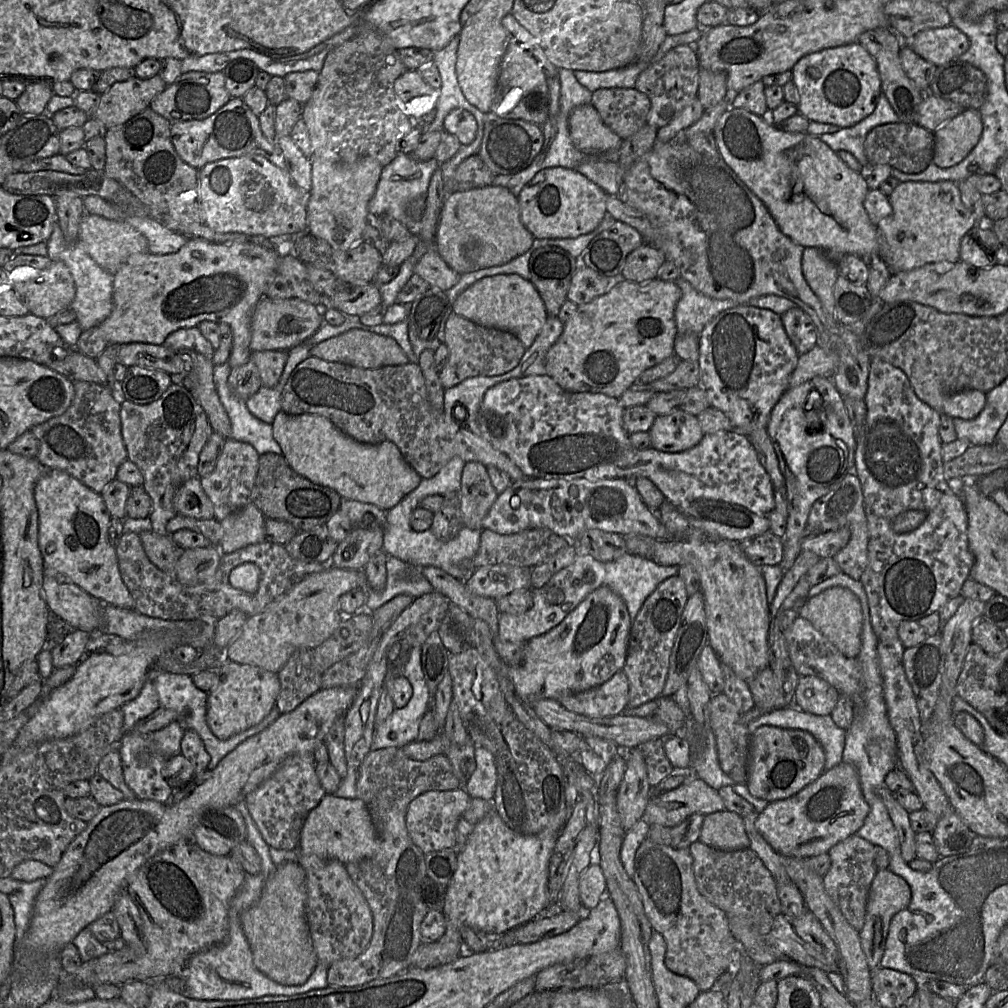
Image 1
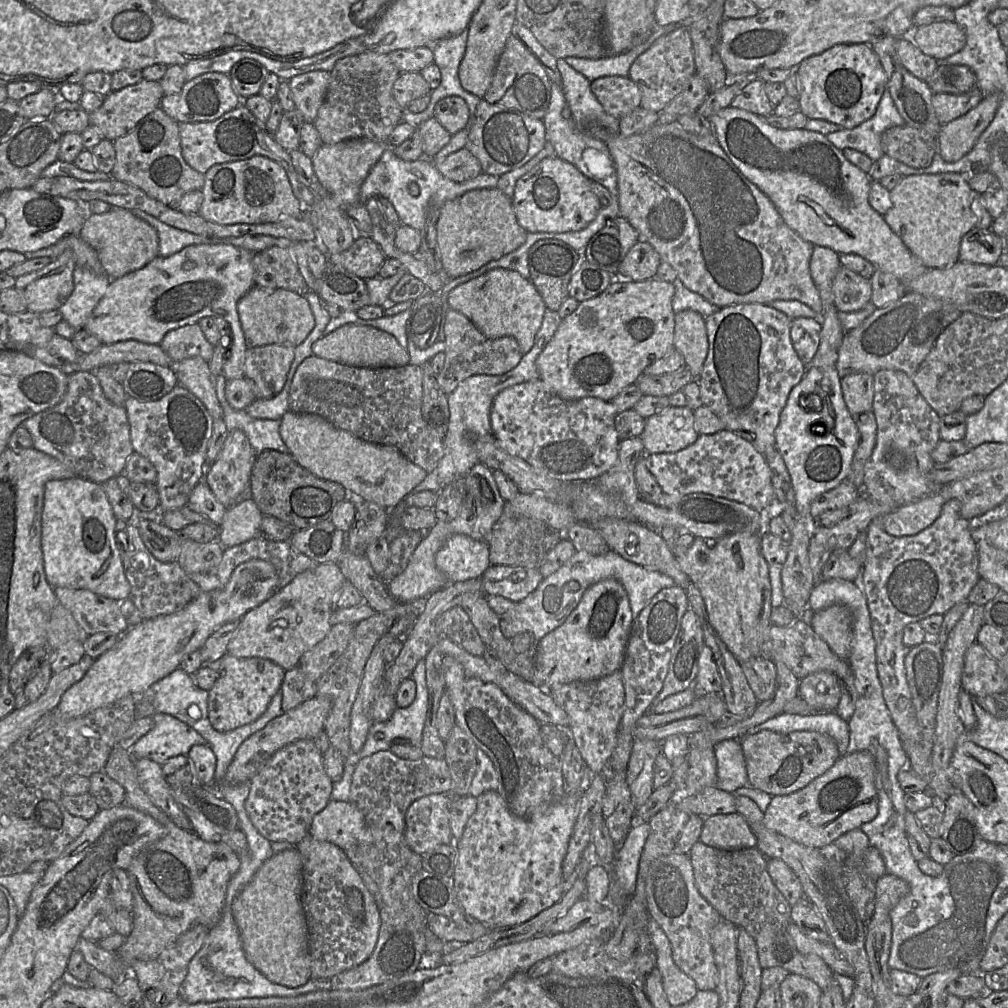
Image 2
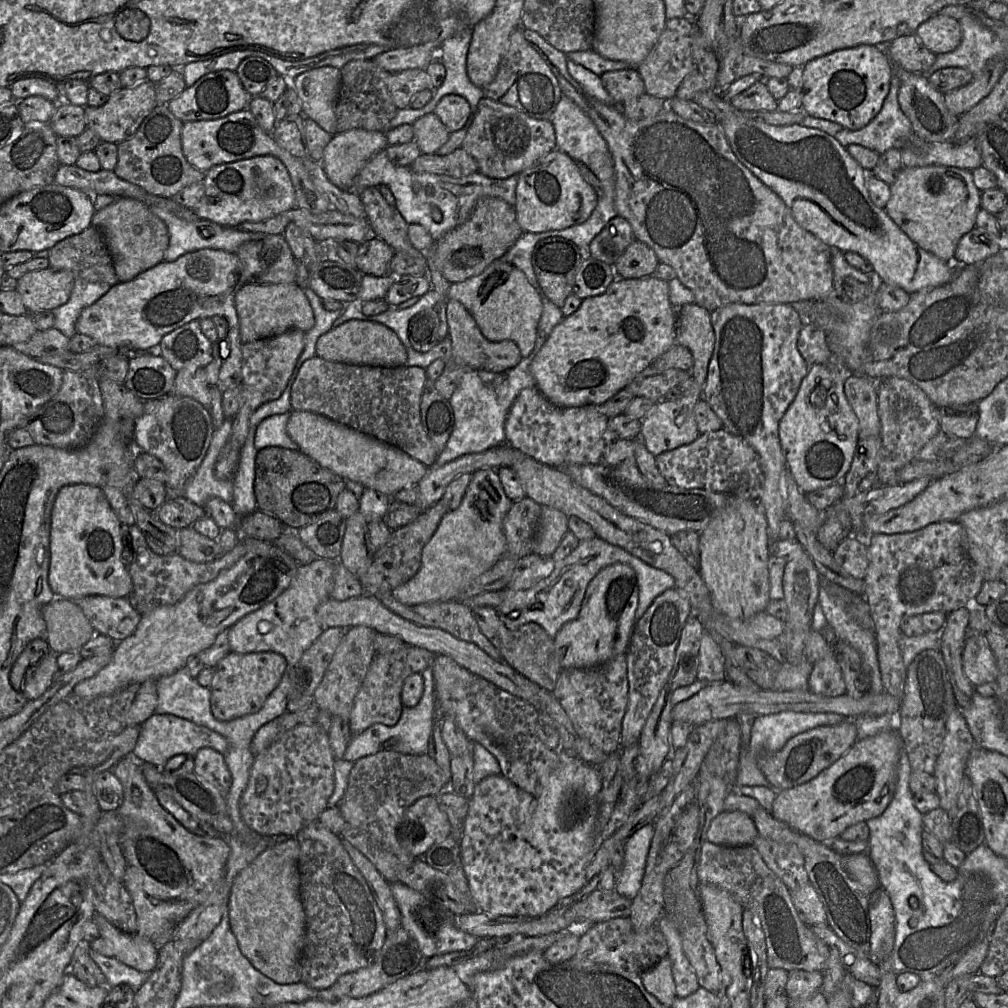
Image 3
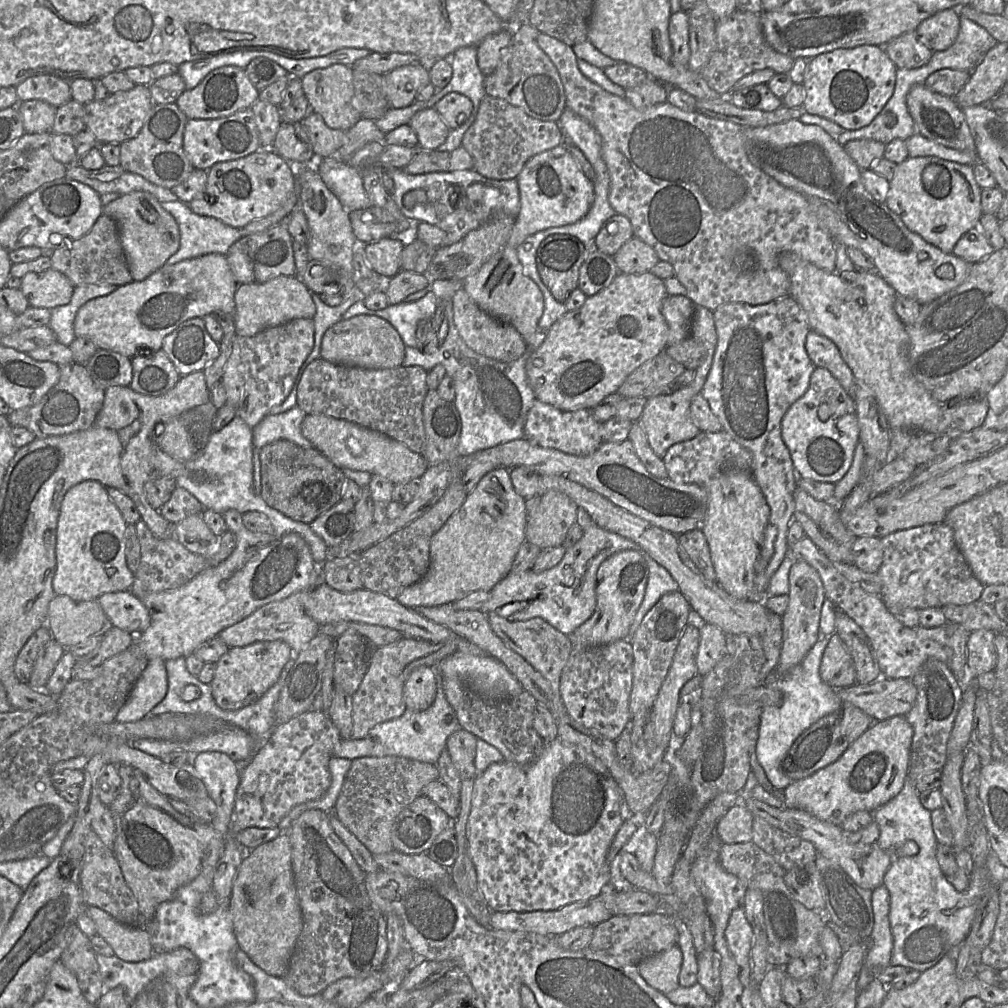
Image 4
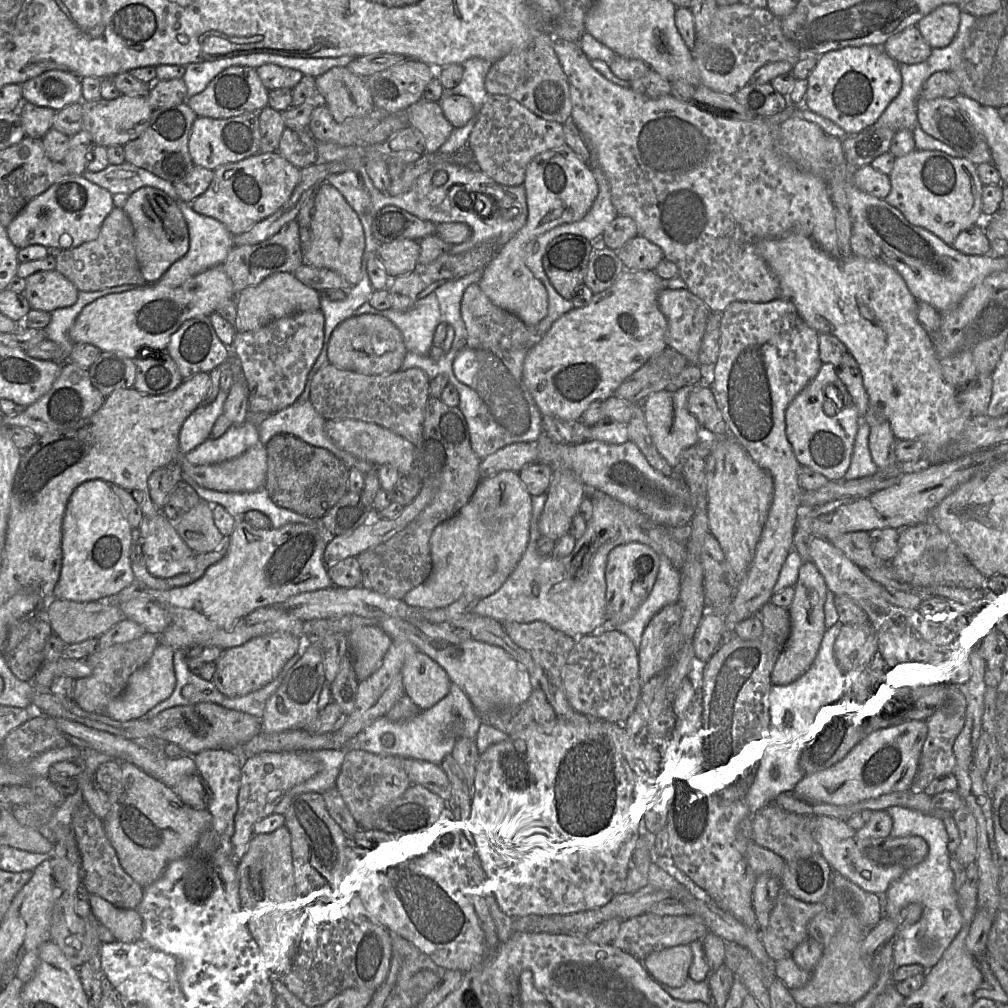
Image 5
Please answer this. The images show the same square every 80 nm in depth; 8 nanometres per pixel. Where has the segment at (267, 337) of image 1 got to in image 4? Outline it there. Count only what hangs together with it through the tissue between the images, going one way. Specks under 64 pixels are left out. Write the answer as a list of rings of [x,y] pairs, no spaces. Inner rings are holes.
[[[279,276],[265,283],[238,285],[234,296],[236,335],[250,337],[266,328],[281,325],[293,319],[313,319],[316,306],[311,293],[297,276]]]

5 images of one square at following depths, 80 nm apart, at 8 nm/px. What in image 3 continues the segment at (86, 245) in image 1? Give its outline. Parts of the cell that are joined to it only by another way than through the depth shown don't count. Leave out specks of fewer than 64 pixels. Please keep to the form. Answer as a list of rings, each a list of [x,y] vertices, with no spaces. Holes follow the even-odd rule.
[[[117,198],[111,205],[94,213],[91,226],[102,232],[119,282],[130,281],[164,261],[170,241],[168,228],[150,207],[136,199]]]

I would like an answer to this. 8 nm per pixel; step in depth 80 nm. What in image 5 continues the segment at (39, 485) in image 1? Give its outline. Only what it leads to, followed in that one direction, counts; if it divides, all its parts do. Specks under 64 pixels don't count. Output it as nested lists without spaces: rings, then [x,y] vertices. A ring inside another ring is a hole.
[[[88,480],[71,494],[62,522],[62,566],[53,597],[76,602],[92,602],[113,596],[135,581],[130,563],[132,527],[126,519],[111,485],[103,480]]]

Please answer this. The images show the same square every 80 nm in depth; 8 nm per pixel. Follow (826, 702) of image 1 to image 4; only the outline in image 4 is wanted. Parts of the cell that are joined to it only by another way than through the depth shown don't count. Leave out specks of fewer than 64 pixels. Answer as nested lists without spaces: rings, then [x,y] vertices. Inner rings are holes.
[[[836,633],[824,650],[819,671],[821,679],[837,690],[856,684],[853,659]]]

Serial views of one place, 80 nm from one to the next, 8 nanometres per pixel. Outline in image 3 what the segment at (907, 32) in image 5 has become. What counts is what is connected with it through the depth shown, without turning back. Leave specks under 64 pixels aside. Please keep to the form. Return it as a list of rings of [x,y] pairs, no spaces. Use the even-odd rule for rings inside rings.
[[[915,33],[900,36],[884,48],[894,66],[915,74],[926,73],[936,60],[936,55],[919,41]]]

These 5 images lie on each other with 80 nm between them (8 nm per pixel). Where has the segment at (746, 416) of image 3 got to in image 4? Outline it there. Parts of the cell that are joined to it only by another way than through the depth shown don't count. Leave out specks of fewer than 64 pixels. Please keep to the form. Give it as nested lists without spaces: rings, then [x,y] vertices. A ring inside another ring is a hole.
[[[791,296],[761,305],[728,303],[712,312],[717,332],[717,345],[710,371],[700,393],[720,421],[722,430],[751,452],[751,474],[770,507],[770,517],[756,563],[753,589],[748,599],[764,603],[769,596],[770,580],[786,558],[789,548],[788,527],[794,520],[794,492],[798,486],[799,476],[781,436],[781,421],[789,407],[807,390],[810,376],[816,368],[805,349],[806,336],[811,328],[804,310]]]

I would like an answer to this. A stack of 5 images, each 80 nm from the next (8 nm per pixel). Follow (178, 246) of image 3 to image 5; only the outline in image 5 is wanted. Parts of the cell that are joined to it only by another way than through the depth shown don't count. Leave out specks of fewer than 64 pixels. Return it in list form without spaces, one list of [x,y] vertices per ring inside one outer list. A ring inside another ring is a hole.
[[[178,203],[187,222],[190,246],[186,255],[174,262],[157,281],[170,288],[176,288],[192,276],[200,274],[212,267],[222,265],[234,247],[234,235],[220,221],[197,213],[189,203]]]

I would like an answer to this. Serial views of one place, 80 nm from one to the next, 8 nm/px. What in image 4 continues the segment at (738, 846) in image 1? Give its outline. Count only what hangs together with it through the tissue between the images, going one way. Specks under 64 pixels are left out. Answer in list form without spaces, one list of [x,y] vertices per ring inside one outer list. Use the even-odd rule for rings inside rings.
[[[743,804],[735,805],[718,820],[715,834],[724,844],[752,841],[753,819]]]

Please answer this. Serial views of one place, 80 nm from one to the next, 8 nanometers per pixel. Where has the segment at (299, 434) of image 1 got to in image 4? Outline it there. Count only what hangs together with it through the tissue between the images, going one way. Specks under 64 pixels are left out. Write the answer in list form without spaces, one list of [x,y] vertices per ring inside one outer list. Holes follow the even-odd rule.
[[[307,414],[302,421],[301,432],[314,448],[339,468],[380,475],[395,485],[420,479],[429,466],[421,454],[413,452],[403,443],[344,419]]]

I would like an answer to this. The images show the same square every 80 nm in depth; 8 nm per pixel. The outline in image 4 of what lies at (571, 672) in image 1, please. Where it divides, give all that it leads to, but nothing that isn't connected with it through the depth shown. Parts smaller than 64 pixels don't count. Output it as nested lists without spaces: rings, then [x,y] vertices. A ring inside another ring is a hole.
[[[623,550],[608,557],[597,571],[596,607],[591,617],[569,634],[574,650],[629,639],[630,626],[643,601],[649,569],[642,552]]]

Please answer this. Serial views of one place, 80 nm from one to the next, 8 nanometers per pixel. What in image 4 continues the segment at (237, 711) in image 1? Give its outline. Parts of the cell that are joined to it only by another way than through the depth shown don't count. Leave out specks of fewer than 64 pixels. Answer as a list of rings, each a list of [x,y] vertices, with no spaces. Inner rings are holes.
[[[280,640],[259,641],[244,647],[229,648],[216,662],[214,678],[210,684],[215,703],[228,711],[253,704],[278,681],[282,669],[291,658],[290,646]]]

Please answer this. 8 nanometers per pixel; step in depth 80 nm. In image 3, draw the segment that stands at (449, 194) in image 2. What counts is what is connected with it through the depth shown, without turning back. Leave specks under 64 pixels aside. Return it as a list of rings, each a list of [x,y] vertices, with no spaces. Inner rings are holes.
[[[381,151],[374,155],[357,174],[352,191],[360,196],[368,187],[388,186],[395,198],[396,208],[406,222],[422,225],[437,242],[446,233],[465,223],[482,198],[497,197],[514,207],[518,178],[518,175],[513,175],[506,179],[493,179],[479,172],[460,178],[440,174],[417,173],[410,166],[399,166],[392,163],[386,152]],[[414,182],[420,184],[420,189],[417,192],[414,192],[412,187]],[[433,207],[439,208],[442,212],[442,220],[437,222],[439,224],[435,223],[432,217]]]

